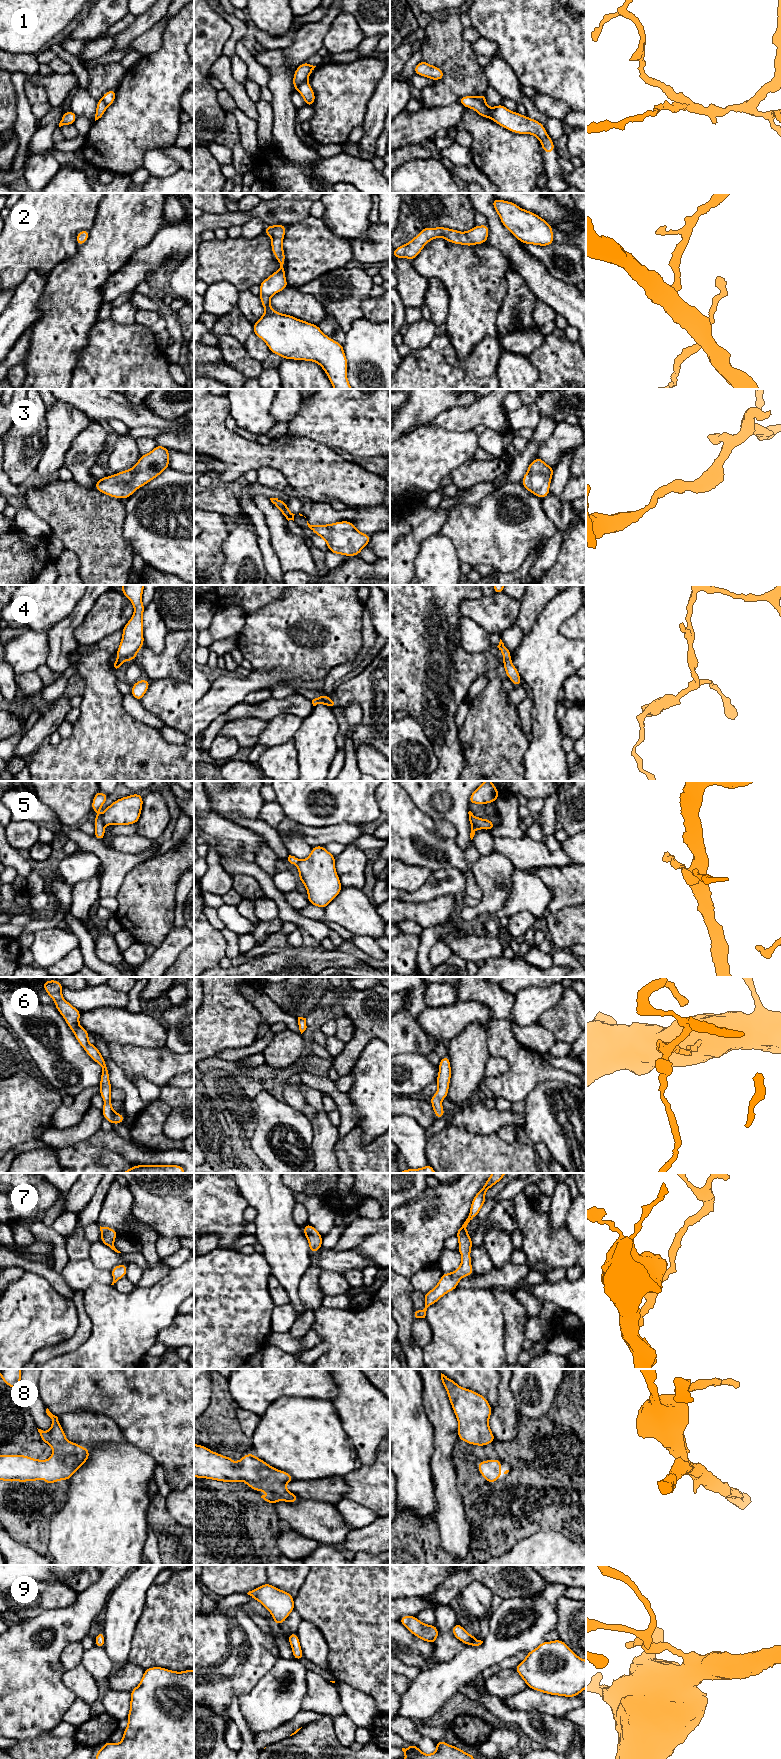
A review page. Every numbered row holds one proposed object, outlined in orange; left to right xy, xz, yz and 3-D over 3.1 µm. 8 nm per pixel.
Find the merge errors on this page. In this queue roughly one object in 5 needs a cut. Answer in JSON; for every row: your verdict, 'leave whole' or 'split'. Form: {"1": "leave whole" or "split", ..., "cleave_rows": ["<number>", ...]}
{"1": "split", "2": "leave whole", "3": "leave whole", "4": "leave whole", "5": "split", "6": "leave whole", "7": "leave whole", "8": "leave whole", "9": "leave whole", "cleave_rows": ["1", "5"]}

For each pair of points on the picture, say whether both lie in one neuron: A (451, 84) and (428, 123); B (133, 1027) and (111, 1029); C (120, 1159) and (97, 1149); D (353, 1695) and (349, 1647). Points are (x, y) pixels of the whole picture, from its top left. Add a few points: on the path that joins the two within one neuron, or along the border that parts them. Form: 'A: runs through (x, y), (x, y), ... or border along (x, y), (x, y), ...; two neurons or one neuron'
A: border along (457, 101), (448, 105), (425, 108); two neurons
B: runs through (128, 1027), (116, 1027); one neuron
C: runs through (114, 1154), (103, 1154); one neuron
D: border along (335, 1679), (349, 1684), (372, 1699); two neurons

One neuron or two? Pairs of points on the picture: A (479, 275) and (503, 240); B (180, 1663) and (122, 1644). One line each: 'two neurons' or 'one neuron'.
A: two neurons
B: two neurons

